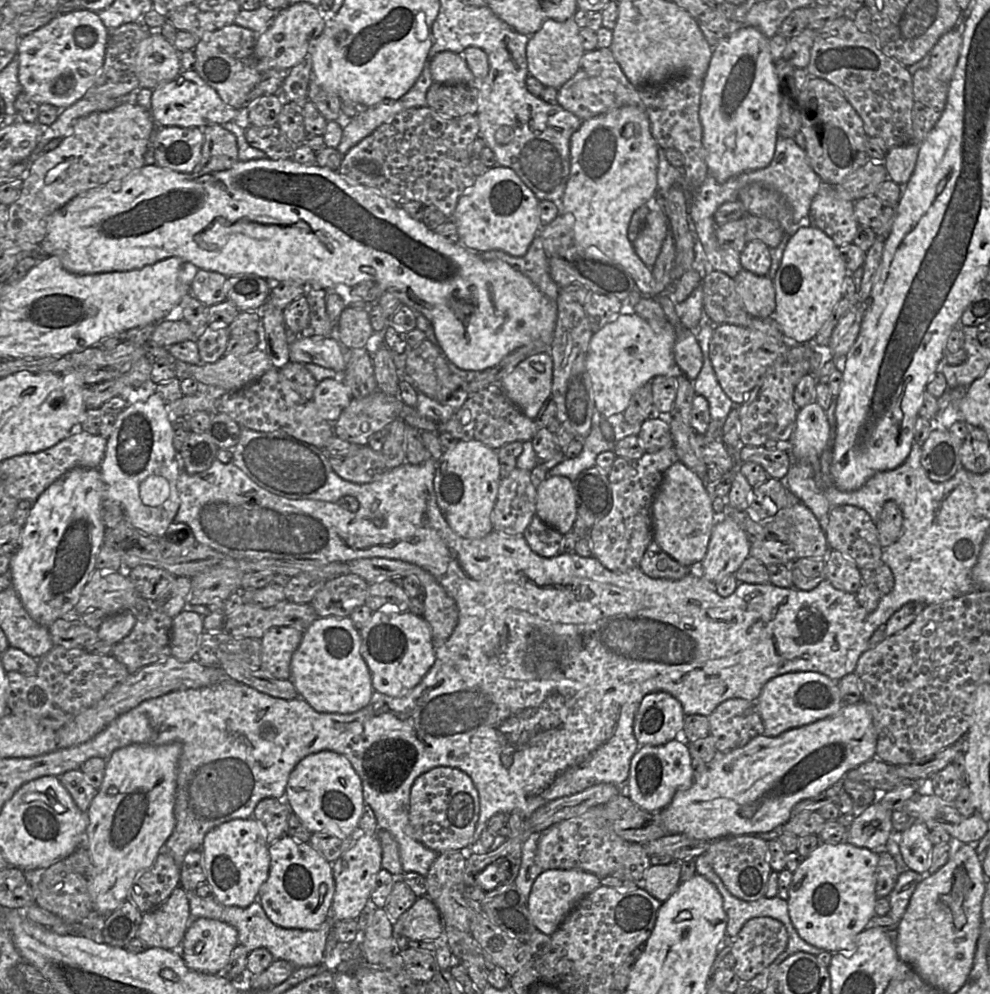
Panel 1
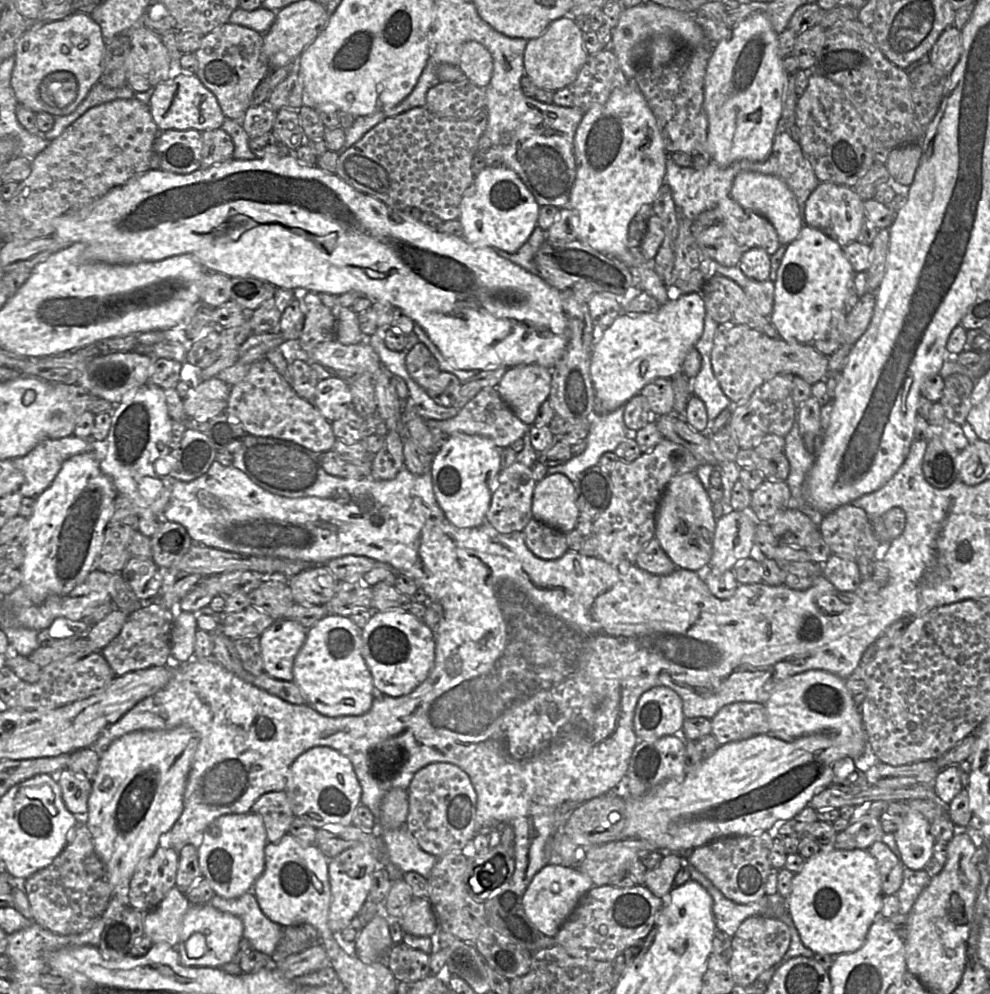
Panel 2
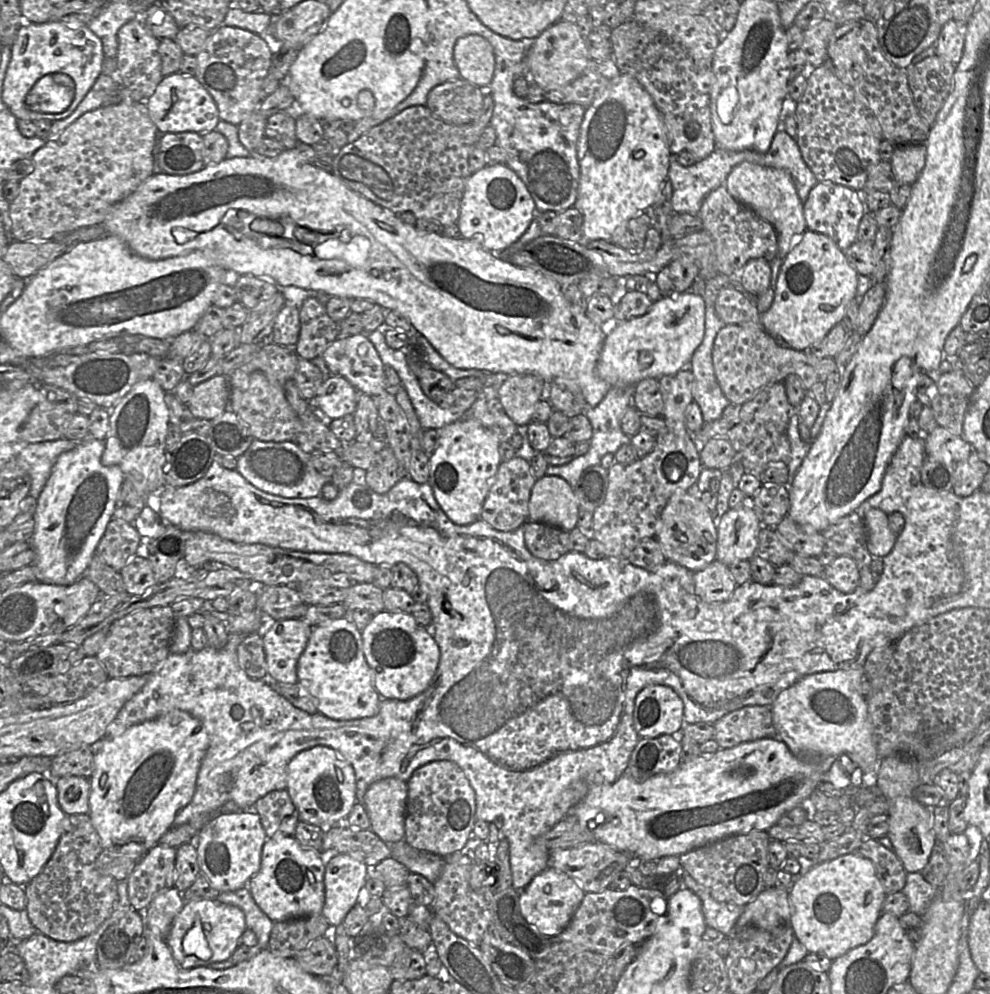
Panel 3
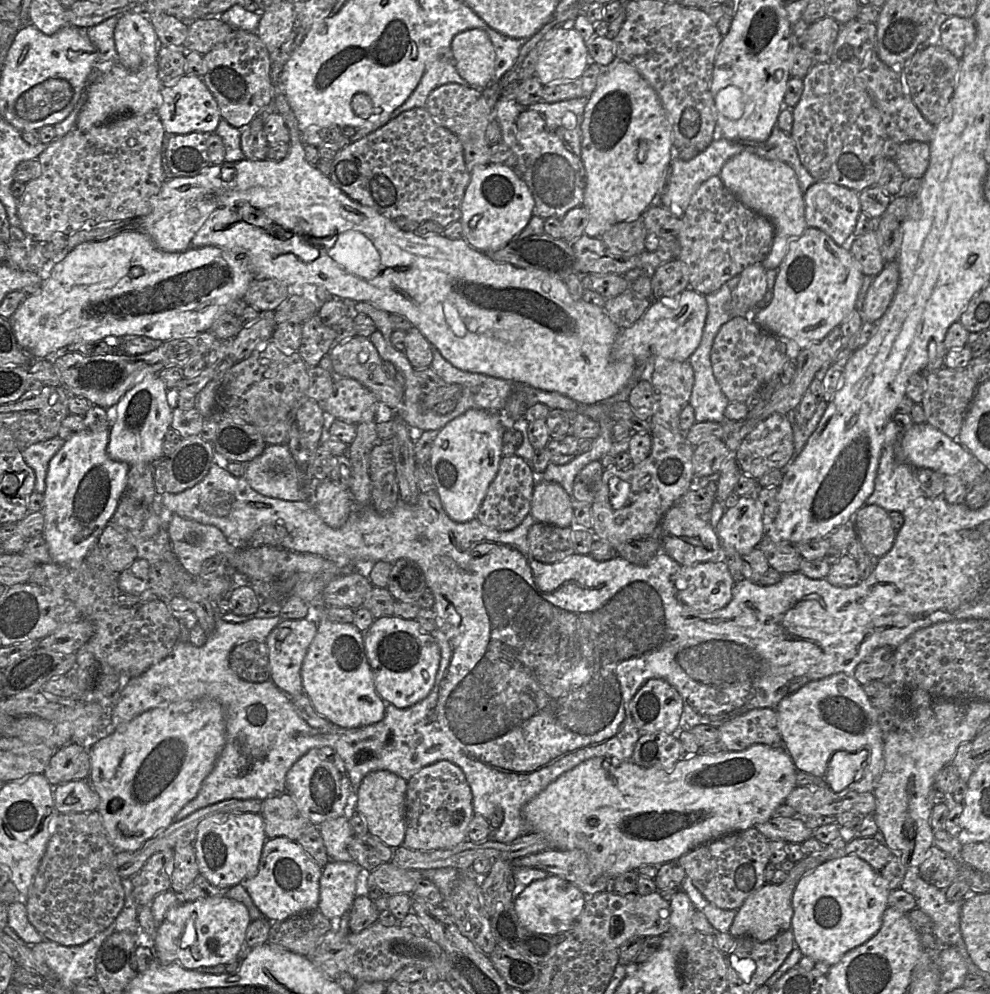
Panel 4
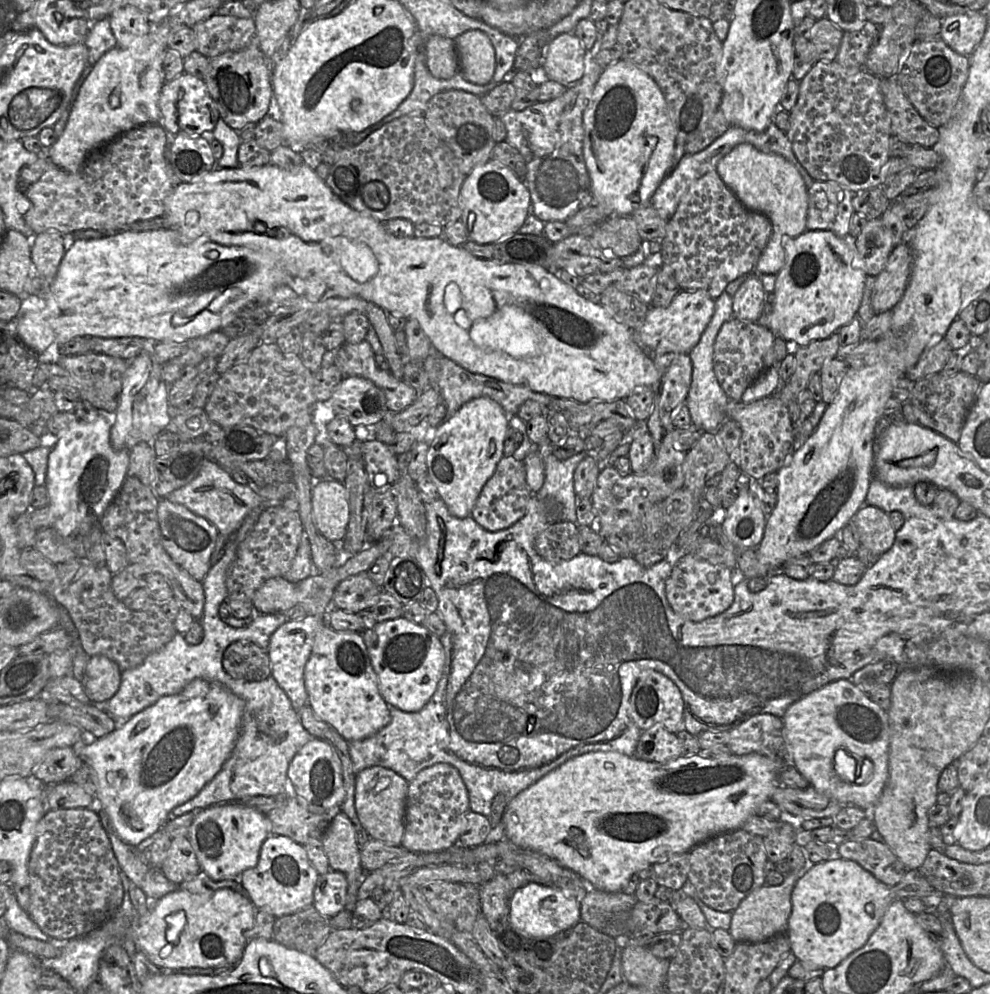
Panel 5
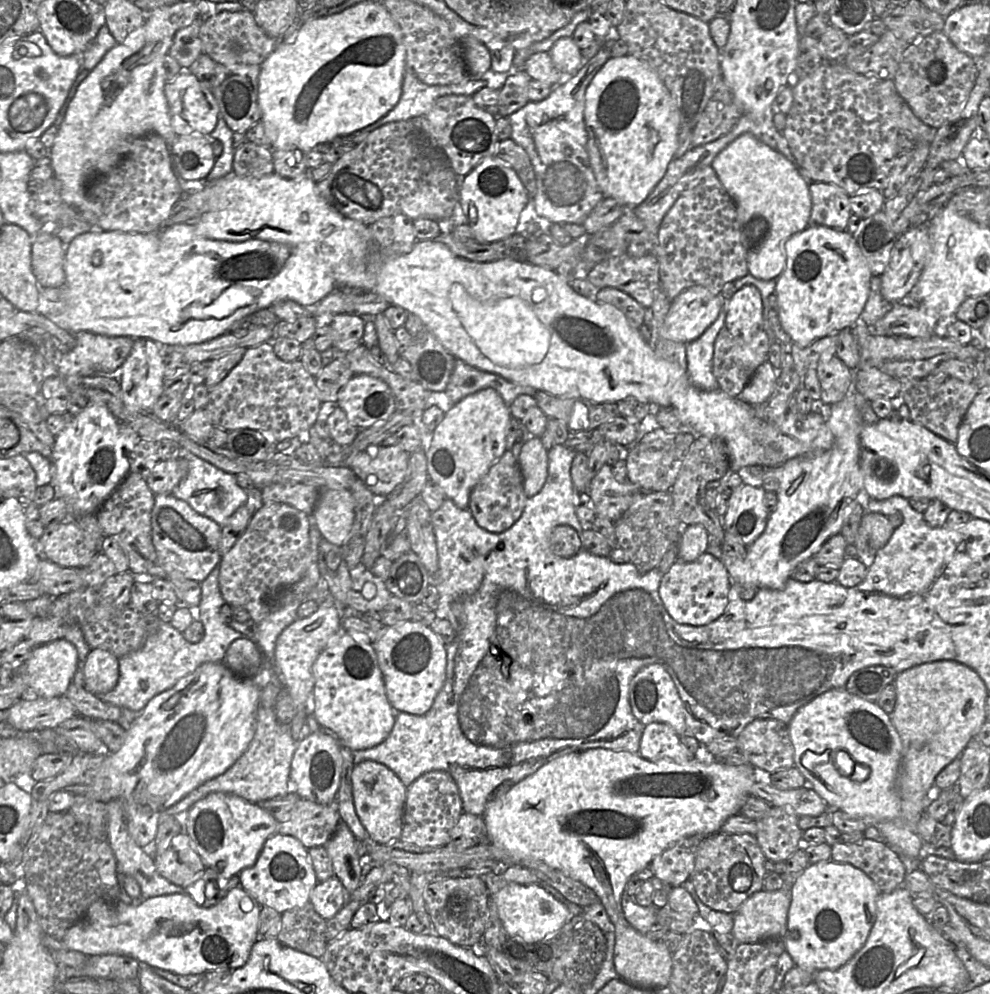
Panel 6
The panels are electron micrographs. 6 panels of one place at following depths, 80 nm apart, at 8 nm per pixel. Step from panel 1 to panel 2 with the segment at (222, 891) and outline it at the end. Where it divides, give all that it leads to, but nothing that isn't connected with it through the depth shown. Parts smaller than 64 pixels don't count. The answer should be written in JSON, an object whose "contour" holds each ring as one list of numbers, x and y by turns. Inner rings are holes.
{"contour":[[252,811,245,814,225,814,216,818,203,832,198,848,202,876,209,882,216,895,226,899,242,896,252,890,254,883,264,871,267,843,267,834,262,818]]}

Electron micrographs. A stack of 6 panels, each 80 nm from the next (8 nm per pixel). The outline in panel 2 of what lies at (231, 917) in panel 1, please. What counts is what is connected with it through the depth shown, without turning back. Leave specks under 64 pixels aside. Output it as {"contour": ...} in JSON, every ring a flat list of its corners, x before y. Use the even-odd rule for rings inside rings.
{"contour":[[252,891,237,898,226,899,214,895,208,902,216,909,233,914,243,922,243,937,254,950,271,956,285,927,271,921,261,910]]}

